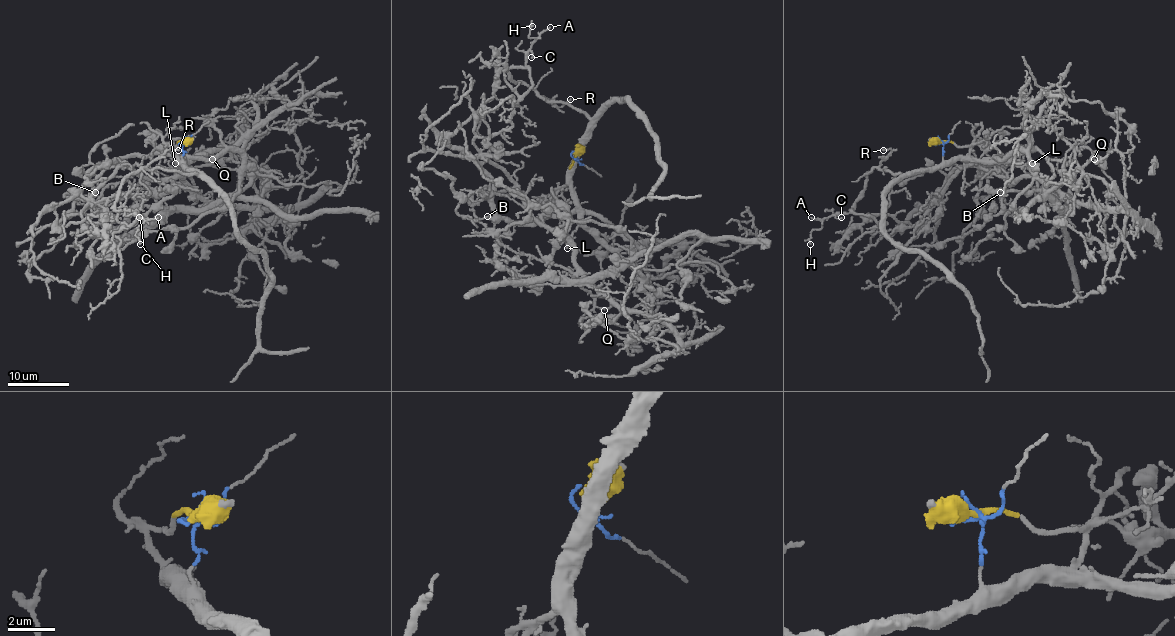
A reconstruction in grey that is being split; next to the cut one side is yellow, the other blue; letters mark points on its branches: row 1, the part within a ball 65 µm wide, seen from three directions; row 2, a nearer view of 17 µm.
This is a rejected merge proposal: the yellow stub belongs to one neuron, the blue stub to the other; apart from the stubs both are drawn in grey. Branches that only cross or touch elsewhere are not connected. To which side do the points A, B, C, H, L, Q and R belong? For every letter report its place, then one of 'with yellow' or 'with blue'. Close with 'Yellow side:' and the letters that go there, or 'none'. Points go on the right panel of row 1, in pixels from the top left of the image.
A: at (811, 217); with blue
B: at (1000, 192); with yellow
C: at (841, 217); with blue
H: at (810, 244); with blue
L: at (1032, 163); with blue
Q: at (1094, 159); with yellow
R: at (883, 150); with blue
Yellow side: B, Q

